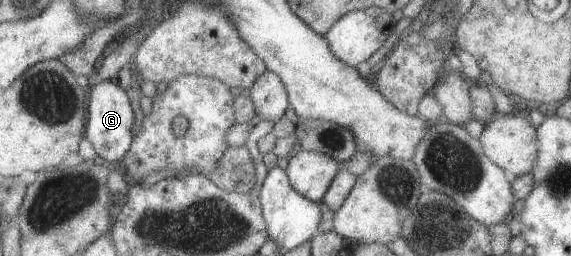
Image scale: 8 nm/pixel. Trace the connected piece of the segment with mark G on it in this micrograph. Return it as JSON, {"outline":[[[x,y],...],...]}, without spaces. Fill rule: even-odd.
{"outline":[[[104,80],[92,87],[88,101],[88,112],[91,117],[87,122],[87,135],[96,147],[99,160],[121,163],[134,143],[135,111],[131,105],[131,97],[115,80]]]}

